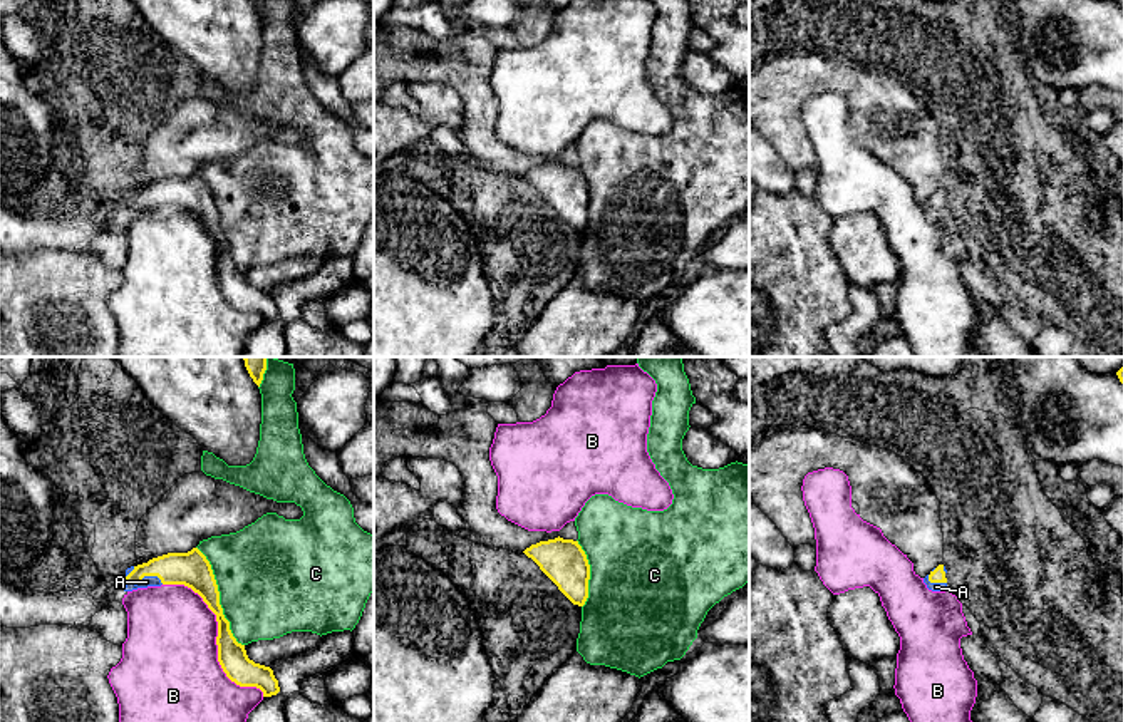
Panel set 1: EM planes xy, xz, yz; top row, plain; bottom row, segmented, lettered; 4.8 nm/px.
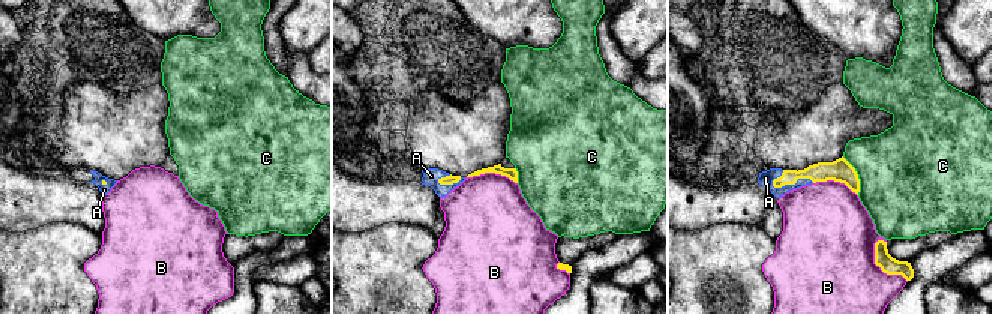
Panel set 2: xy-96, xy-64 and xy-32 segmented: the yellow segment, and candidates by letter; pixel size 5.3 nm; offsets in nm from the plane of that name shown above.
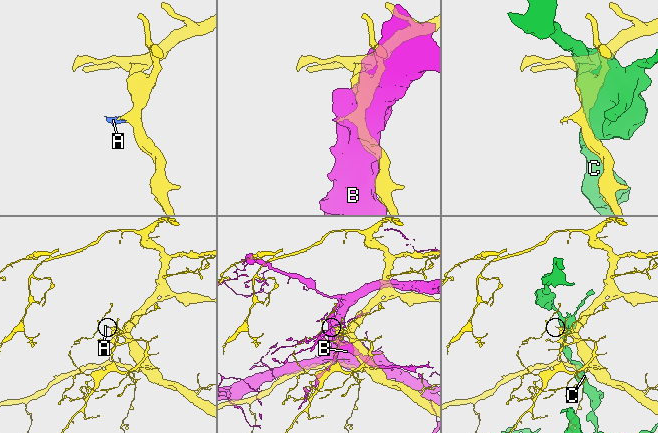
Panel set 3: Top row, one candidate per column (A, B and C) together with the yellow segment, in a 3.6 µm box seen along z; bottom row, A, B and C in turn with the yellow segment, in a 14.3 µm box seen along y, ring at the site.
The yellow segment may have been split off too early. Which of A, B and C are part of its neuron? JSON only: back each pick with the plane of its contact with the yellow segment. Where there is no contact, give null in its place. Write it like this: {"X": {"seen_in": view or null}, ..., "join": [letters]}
{"A": {"seen_in": "xy"}, "join": ["A"]}

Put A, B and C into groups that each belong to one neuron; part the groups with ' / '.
A / B / C

